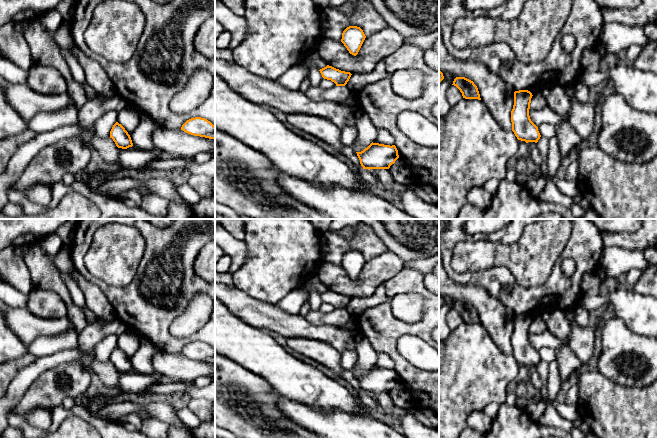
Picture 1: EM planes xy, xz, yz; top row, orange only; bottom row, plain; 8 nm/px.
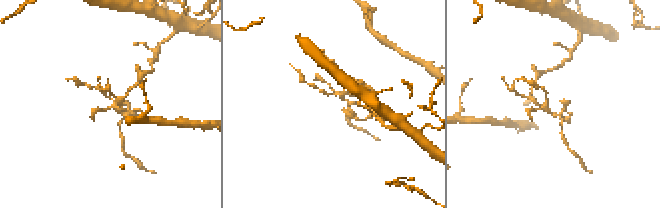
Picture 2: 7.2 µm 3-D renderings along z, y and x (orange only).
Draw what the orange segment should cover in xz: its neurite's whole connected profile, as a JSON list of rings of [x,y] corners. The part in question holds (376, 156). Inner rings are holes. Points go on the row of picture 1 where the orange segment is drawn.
[[[371,143],[361,152],[356,152],[363,169],[389,169],[399,158],[395,145]]]

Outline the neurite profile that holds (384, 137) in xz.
[[[379,129],[376,141],[379,144],[384,144],[384,145],[395,145],[395,138],[392,136],[392,134],[385,130],[385,129]]]

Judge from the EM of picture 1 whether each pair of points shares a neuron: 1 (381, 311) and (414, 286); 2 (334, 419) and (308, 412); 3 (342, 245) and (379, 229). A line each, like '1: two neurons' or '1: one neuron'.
1: one neuron
2: one neuron
3: two neurons

